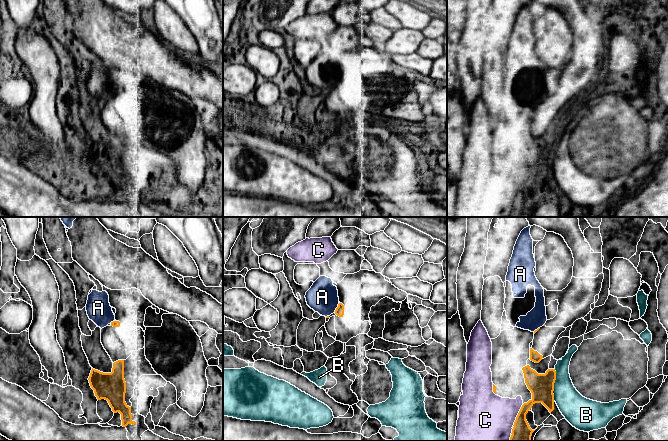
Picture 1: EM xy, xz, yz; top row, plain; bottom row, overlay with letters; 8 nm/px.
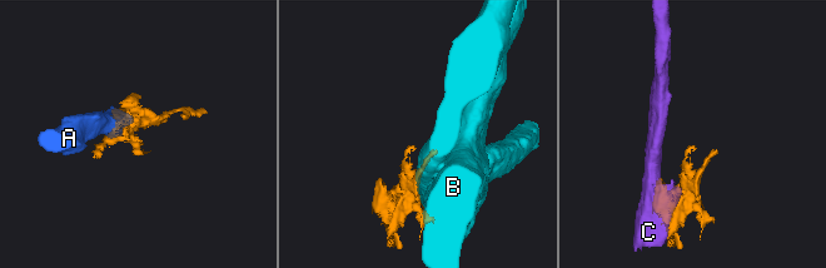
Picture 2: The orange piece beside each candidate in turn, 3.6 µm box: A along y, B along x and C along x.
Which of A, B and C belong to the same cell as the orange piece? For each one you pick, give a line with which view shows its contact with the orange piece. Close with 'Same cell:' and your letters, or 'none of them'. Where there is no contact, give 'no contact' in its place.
Same cell: none of them

